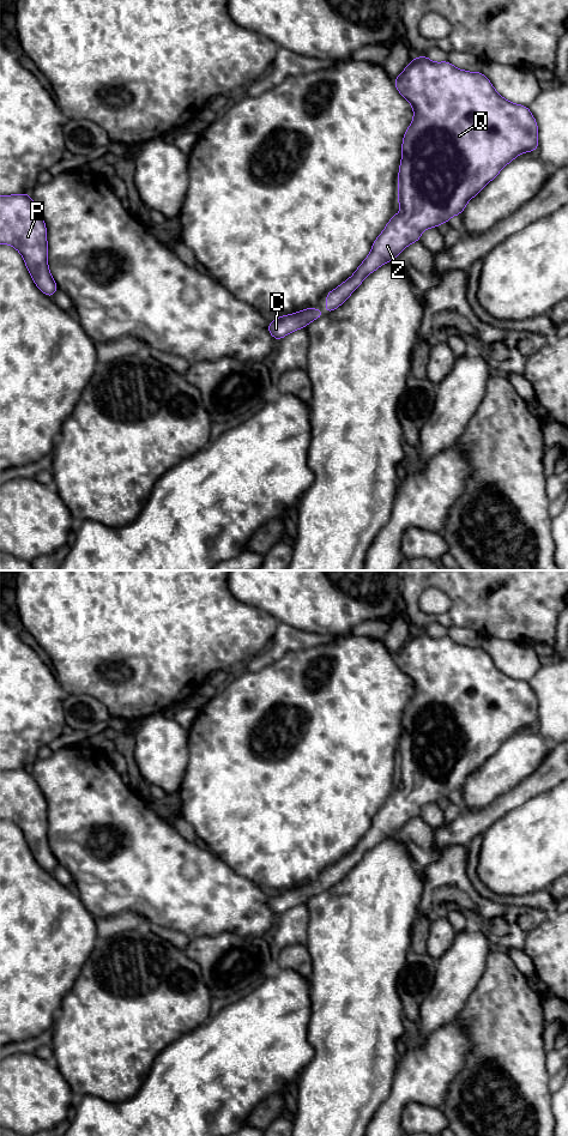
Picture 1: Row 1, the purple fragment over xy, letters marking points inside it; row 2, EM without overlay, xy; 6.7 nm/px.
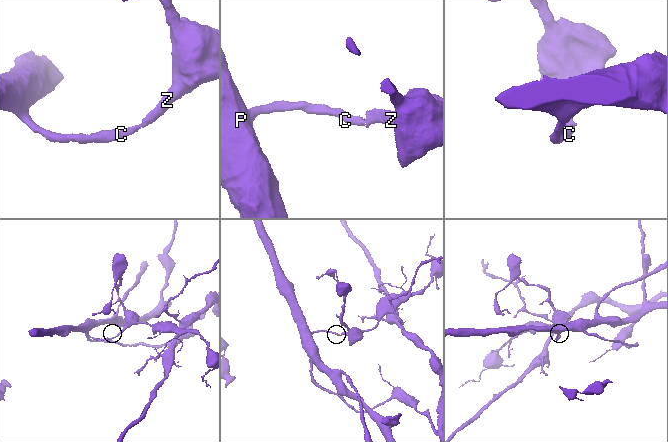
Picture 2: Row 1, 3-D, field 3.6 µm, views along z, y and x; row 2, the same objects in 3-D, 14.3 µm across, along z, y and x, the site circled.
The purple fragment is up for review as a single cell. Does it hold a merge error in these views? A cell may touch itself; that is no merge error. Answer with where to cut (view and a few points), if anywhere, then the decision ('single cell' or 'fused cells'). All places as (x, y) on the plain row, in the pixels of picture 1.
no cut; single cell

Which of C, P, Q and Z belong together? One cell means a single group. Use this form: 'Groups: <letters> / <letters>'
Groups: C P Q Z

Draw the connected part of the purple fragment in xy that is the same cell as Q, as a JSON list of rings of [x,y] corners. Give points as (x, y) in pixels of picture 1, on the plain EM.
[[[424,630],[413,633],[394,654],[394,660],[413,684],[413,695],[403,712],[403,731],[398,748],[398,780],[401,787],[395,787],[388,796],[355,848],[326,869],[326,889],[342,881],[367,851],[395,835],[407,821],[419,816],[425,804],[437,803],[448,798],[453,791],[461,790],[466,779],[494,755],[504,741],[519,730],[538,724],[538,700],[528,682],[503,673],[482,647],[459,645],[447,635],[433,638]]]

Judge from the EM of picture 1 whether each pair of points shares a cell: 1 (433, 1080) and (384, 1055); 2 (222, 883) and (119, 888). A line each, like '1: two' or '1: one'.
1: two
2: one

